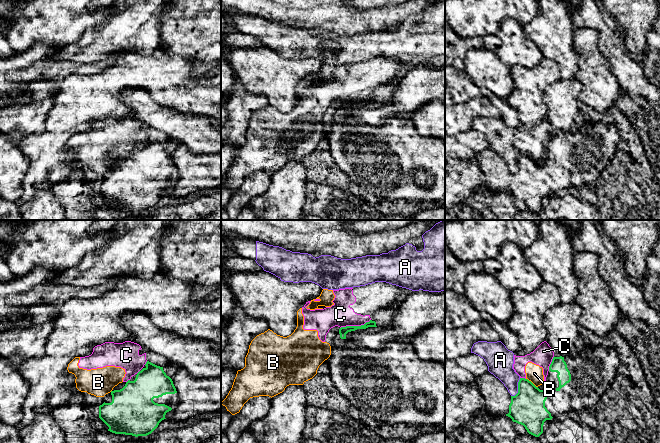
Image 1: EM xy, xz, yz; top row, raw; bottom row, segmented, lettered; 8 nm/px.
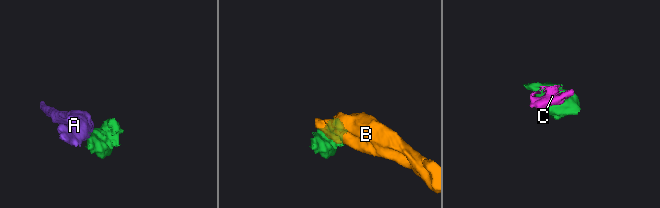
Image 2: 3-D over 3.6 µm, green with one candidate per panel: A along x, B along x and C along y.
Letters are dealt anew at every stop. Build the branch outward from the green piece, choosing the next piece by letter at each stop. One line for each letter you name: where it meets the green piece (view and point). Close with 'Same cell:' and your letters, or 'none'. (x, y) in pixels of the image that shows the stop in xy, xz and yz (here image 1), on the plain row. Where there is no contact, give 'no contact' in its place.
Same cell: none

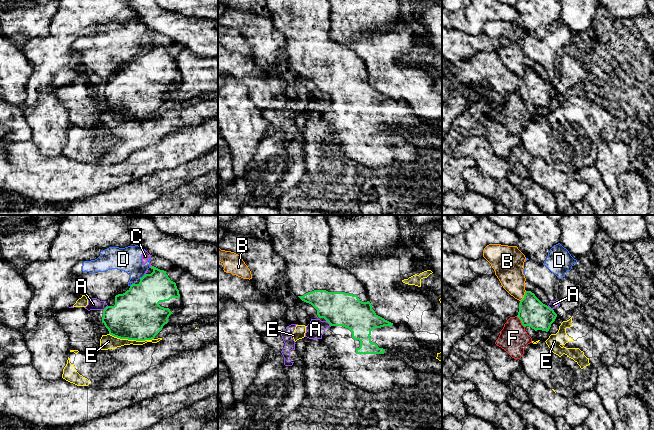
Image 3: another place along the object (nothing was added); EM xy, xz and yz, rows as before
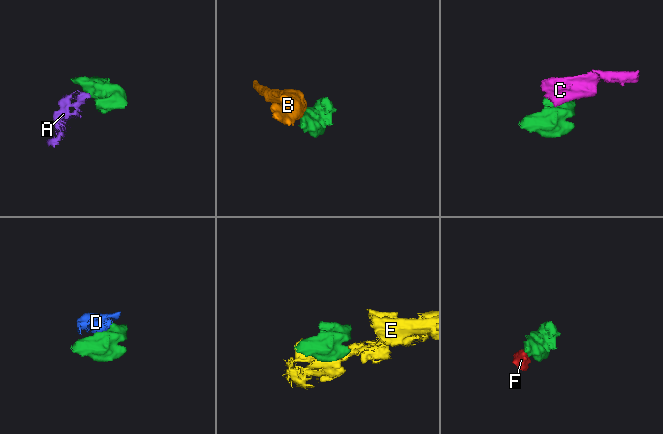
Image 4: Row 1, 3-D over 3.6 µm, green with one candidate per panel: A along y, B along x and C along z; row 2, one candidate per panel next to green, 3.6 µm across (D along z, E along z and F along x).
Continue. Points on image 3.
Same cell: none

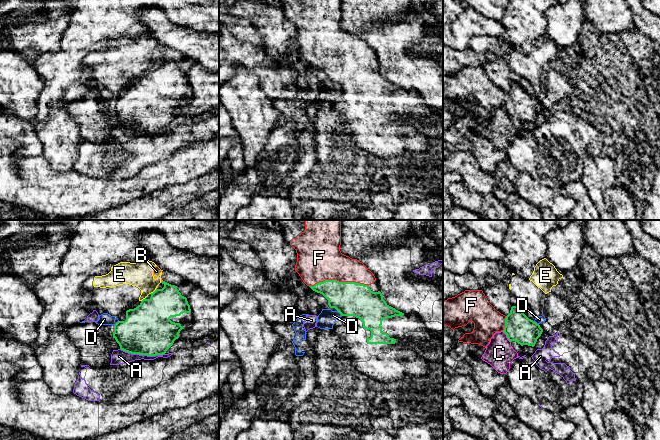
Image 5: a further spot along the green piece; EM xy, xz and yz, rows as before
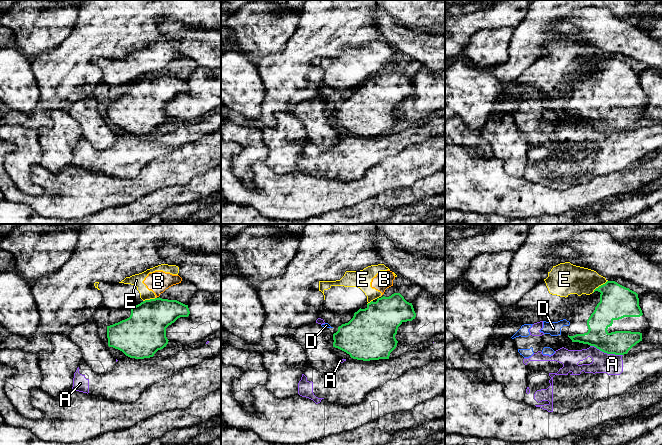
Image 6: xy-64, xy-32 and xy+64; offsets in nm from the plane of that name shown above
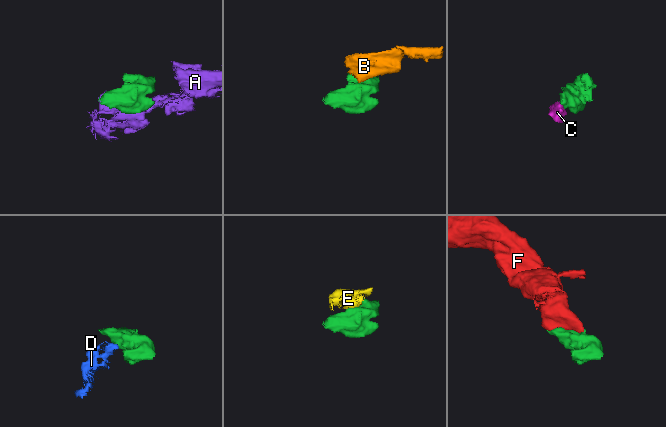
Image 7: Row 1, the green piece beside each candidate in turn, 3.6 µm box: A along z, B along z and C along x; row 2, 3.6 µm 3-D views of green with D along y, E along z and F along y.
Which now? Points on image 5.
F: meets green in xz at (338, 57)
Same cell: F

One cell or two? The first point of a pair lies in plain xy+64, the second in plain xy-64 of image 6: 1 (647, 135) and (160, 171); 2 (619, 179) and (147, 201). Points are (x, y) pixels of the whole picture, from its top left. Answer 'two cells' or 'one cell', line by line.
1: two cells
2: two cells

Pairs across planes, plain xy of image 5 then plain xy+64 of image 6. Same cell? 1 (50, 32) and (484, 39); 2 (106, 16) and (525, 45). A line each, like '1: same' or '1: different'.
1: same
2: same

